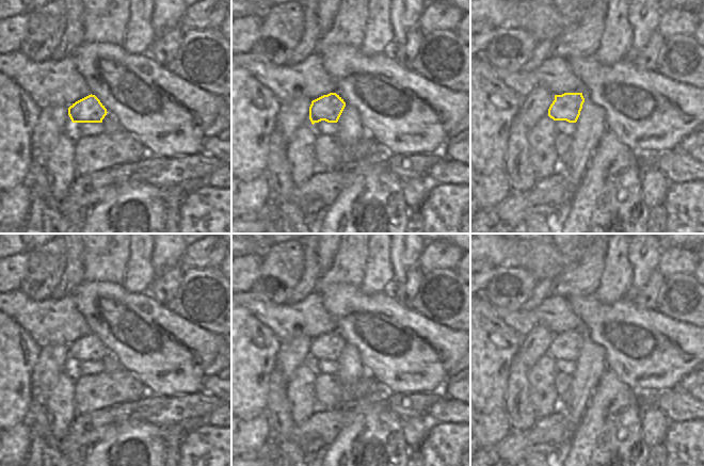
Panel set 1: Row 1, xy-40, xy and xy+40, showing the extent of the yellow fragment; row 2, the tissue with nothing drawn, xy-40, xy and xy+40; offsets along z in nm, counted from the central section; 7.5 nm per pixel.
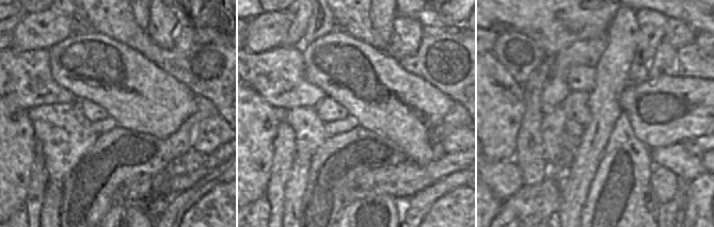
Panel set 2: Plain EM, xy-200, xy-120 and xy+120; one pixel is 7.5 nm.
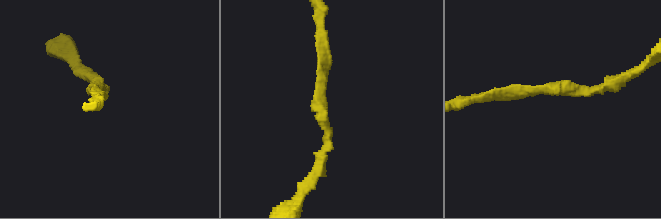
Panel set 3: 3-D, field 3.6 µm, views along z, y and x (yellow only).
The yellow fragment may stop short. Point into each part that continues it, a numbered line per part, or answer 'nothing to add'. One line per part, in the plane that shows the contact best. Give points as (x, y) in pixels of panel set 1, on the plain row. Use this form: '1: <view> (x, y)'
nothing to add

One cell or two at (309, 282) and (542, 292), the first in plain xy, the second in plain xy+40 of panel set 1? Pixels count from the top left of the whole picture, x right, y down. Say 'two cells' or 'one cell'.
one cell

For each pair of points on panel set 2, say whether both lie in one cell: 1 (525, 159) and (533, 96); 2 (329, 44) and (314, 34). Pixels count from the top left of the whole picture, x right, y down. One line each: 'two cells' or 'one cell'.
1: one cell
2: two cells

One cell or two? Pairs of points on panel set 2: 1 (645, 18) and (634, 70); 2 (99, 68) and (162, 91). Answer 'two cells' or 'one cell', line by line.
1: one cell
2: one cell

